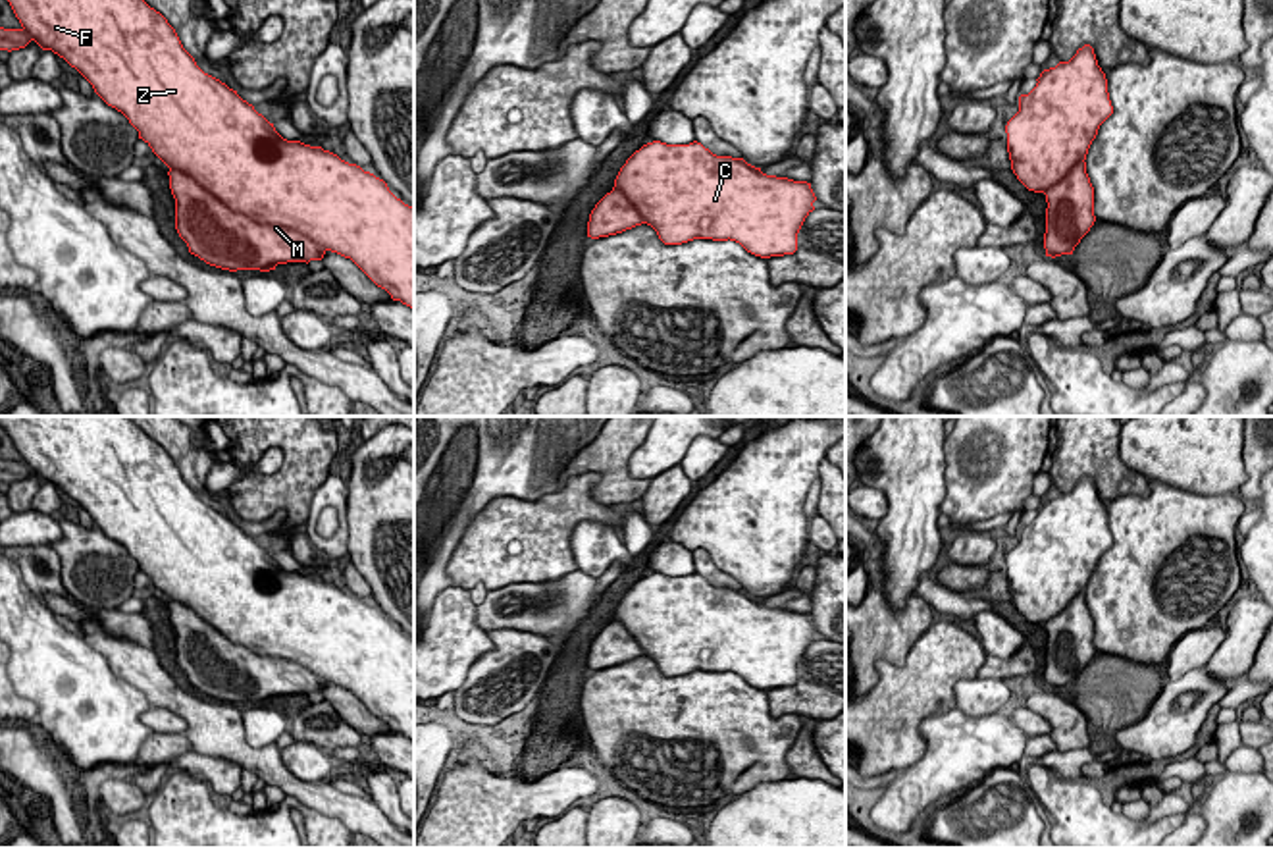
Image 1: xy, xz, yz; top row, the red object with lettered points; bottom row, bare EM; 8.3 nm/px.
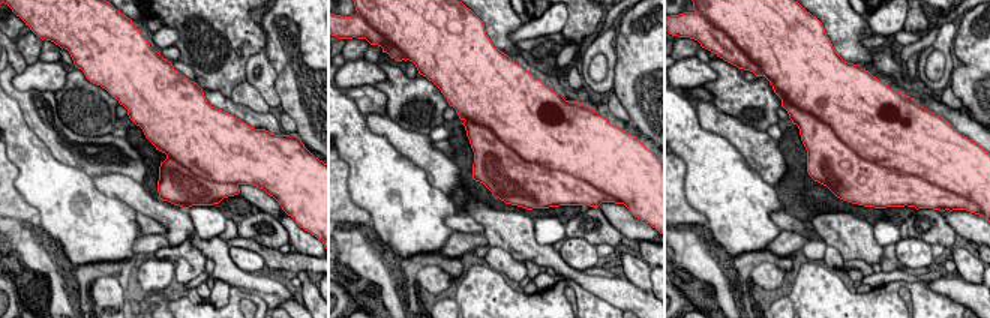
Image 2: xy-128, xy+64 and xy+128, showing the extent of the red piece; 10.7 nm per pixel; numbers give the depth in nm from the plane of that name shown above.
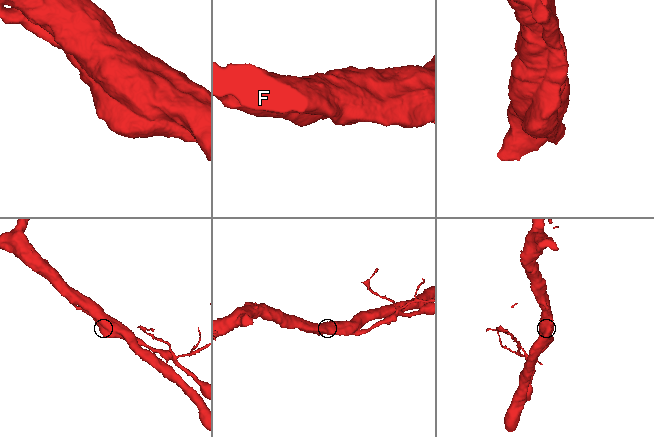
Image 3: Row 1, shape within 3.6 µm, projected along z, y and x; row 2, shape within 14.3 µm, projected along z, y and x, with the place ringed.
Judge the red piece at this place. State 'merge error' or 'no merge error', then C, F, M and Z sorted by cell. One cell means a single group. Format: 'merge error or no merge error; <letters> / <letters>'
no merge error; C F M Z

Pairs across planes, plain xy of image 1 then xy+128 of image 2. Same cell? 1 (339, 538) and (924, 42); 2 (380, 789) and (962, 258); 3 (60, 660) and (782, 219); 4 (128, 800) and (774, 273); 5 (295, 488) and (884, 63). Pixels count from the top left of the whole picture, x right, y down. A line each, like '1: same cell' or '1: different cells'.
1: different cells
2: same cell
3: different cells
4: same cell
5: different cells

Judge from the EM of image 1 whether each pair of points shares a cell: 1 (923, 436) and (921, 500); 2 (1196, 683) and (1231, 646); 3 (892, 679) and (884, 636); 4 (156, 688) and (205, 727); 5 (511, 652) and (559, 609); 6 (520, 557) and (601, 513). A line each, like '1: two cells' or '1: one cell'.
1: one cell
2: two cells
3: two cells
4: one cell
5: two cells
6: one cell

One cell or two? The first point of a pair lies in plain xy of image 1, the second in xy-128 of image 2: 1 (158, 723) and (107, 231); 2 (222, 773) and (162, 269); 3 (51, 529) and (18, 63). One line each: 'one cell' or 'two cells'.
1: two cells
2: two cells
3: two cells

